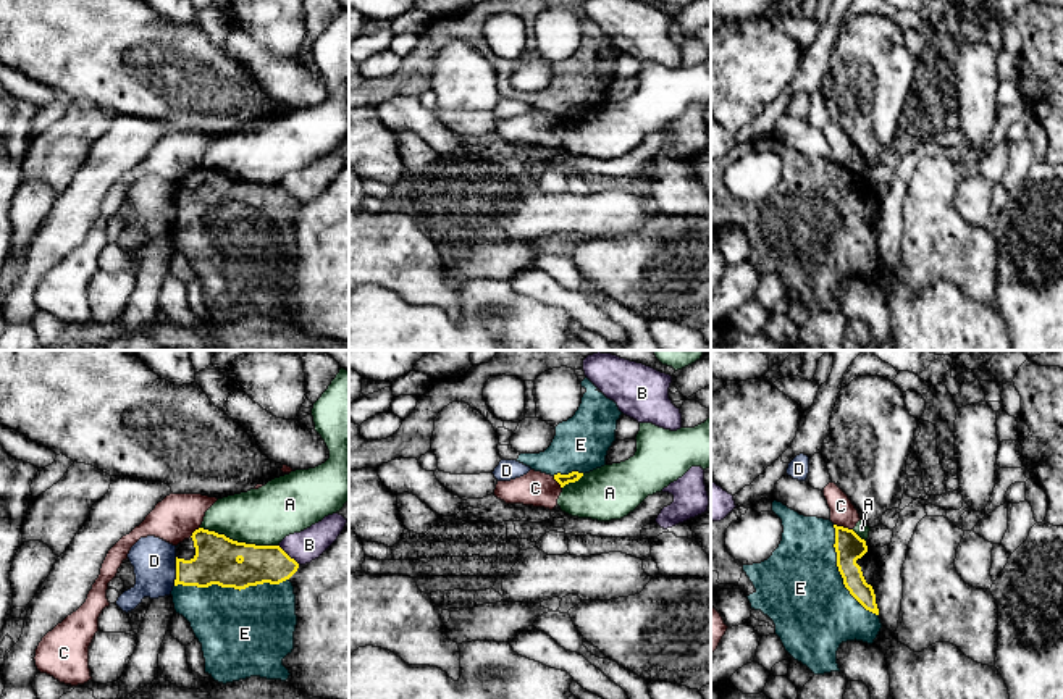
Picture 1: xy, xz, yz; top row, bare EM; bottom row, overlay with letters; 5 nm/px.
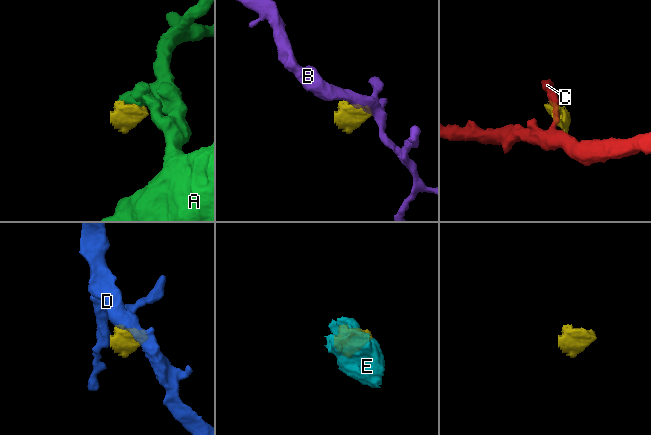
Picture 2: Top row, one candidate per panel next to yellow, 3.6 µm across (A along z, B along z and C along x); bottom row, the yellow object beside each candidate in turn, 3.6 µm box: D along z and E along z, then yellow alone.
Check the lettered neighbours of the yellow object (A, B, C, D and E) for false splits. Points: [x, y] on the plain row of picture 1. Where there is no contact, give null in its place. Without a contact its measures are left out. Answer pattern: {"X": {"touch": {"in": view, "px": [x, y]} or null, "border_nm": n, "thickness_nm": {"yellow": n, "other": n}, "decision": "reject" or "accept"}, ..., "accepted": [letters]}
{"A": {"touch": {"in": "xy", "px": [239, 181]}, "border_nm": 400, "thickness_nm": {"yellow": 220, "other": 280}, "decision": "reject"}, "B": {"touch": {"in": "xy", "px": [288, 194]}, "border_nm": 150, "thickness_nm": {"yellow": 190, "other": 160}, "decision": "reject"}, "C": {"touch": {"in": "yz", "px": [844, 167]}, "border_nm": 100, "thickness_nm": {"yellow": 140, "other": 130}, "decision": "reject"}, "D": {"touch": {"in": "xy", "px": [176, 210]}, "border_nm": 140, "thickness_nm": {"yellow": 220, "other": 220}, "decision": "reject"}, "E": {"touch": {"in": "xy", "px": [231, 225]}, "border_nm": 550, "thickness_nm": {"yellow": 220, "other": 440}, "decision": "accept"}, "accepted": ["E"]}

